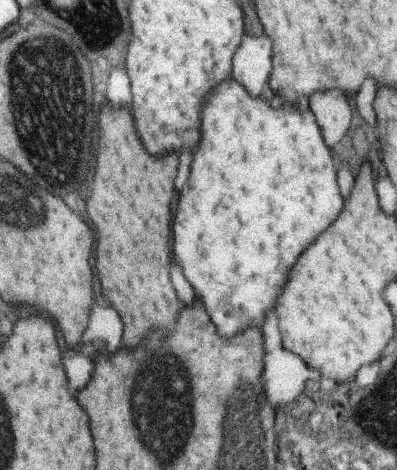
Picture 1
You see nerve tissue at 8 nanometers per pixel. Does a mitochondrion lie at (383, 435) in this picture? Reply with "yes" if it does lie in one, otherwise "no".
yes

